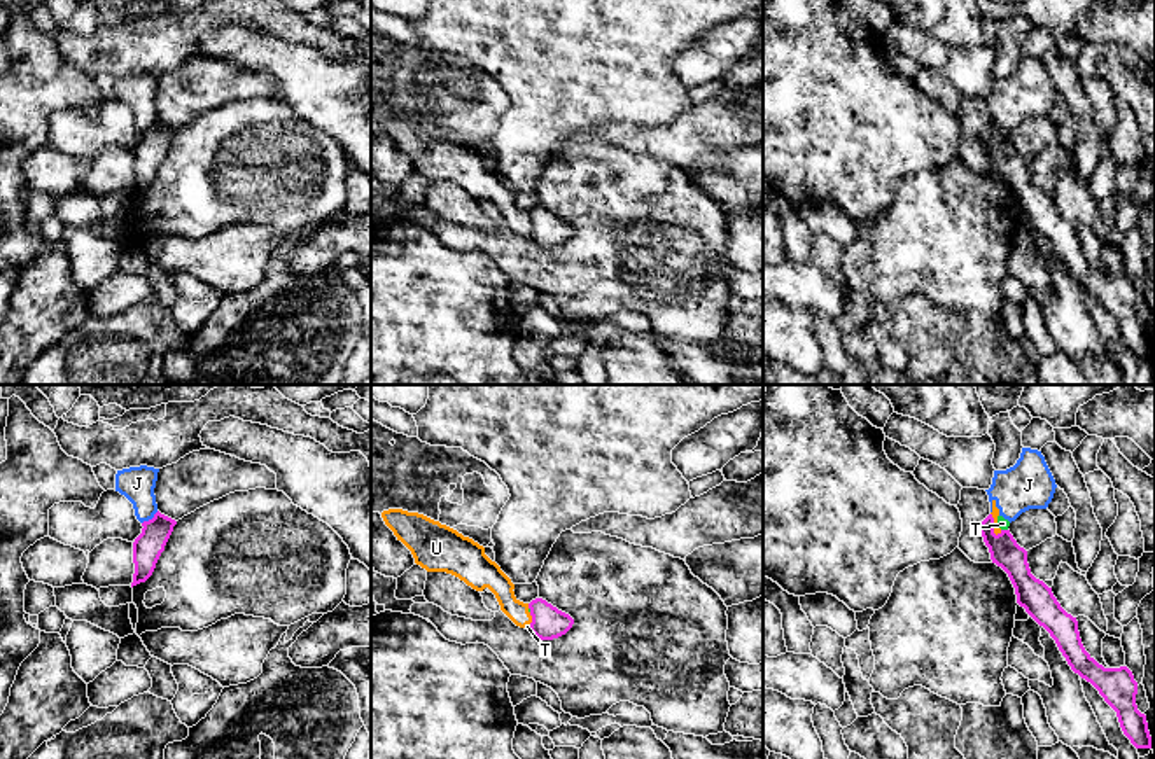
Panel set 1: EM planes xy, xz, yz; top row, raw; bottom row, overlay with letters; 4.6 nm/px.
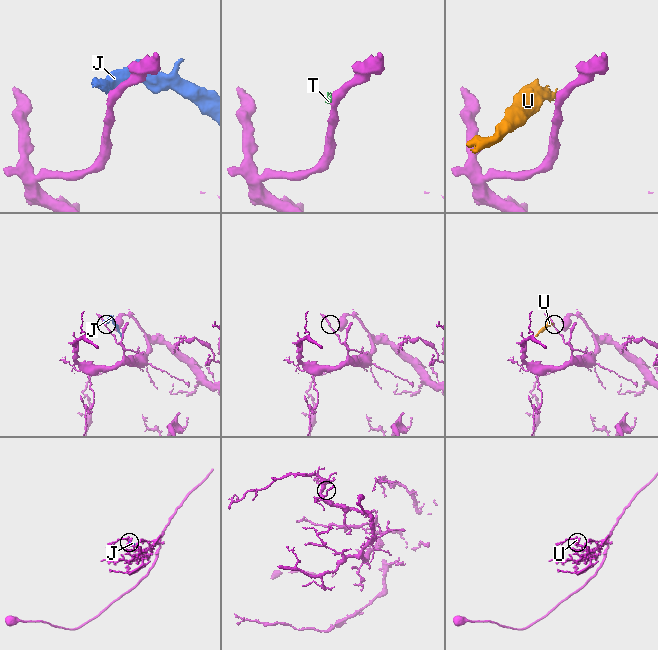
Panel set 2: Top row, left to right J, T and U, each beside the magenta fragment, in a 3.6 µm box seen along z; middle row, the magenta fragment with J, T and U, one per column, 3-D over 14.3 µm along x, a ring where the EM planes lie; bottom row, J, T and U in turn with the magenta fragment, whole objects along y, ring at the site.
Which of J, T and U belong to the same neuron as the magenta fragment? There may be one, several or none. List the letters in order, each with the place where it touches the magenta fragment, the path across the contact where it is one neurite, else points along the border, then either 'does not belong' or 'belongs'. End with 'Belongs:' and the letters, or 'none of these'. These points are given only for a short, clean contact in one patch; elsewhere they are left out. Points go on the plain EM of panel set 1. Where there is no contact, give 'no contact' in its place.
J: contact xy (149, 128); border xy (158, 119), (142, 132); does not belong
T: contact yz (1005, 139); border yz (1001, 137), (1007, 139); does not belong
U: contact xz (532, 226); border xz (529, 221), (531, 231); does not belong
Belongs: none of these

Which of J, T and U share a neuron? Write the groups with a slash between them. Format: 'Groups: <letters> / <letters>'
Groups: J T U

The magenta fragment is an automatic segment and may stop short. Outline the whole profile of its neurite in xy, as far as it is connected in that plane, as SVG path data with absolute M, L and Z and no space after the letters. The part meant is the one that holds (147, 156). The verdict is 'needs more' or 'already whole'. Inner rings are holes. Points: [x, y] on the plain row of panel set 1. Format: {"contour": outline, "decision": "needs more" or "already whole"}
{"contour": "M159 119L152 128L142 131L142 142L133 150L135 182L131 196L145 191L152 184L175 133L175 128Z", "decision": "already whole"}

